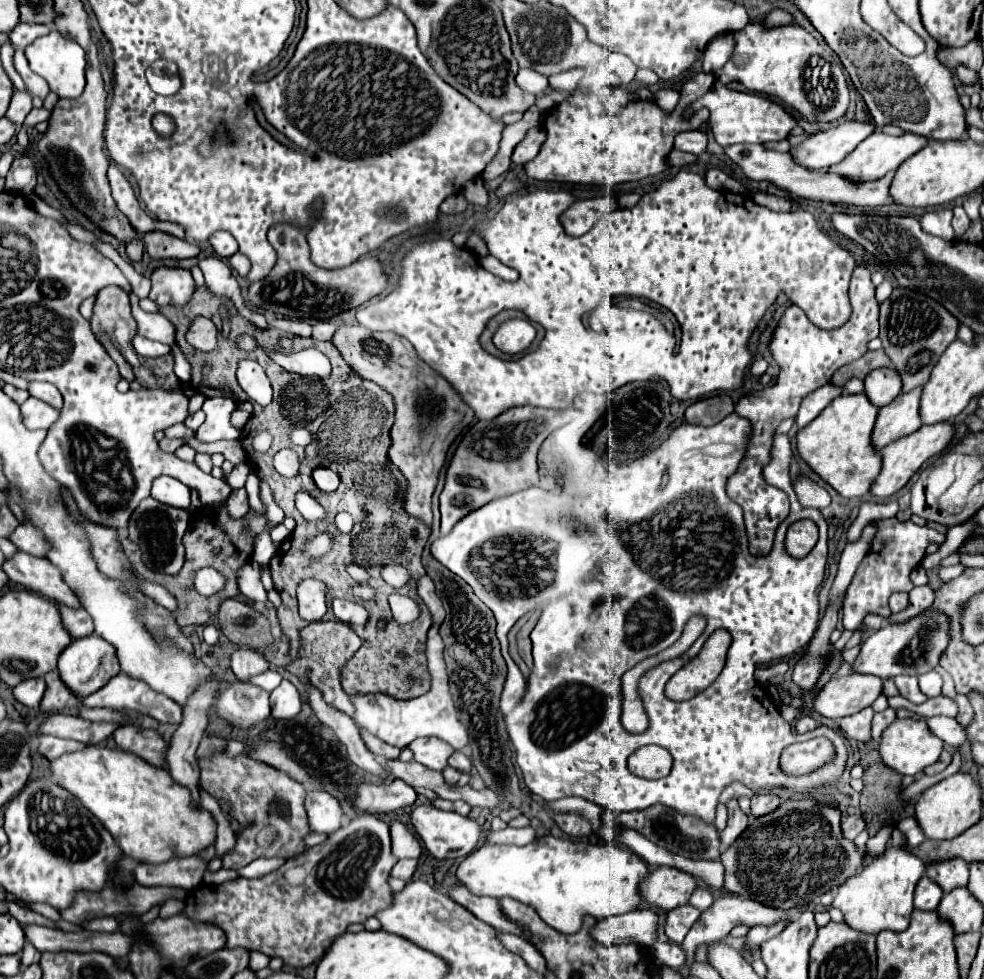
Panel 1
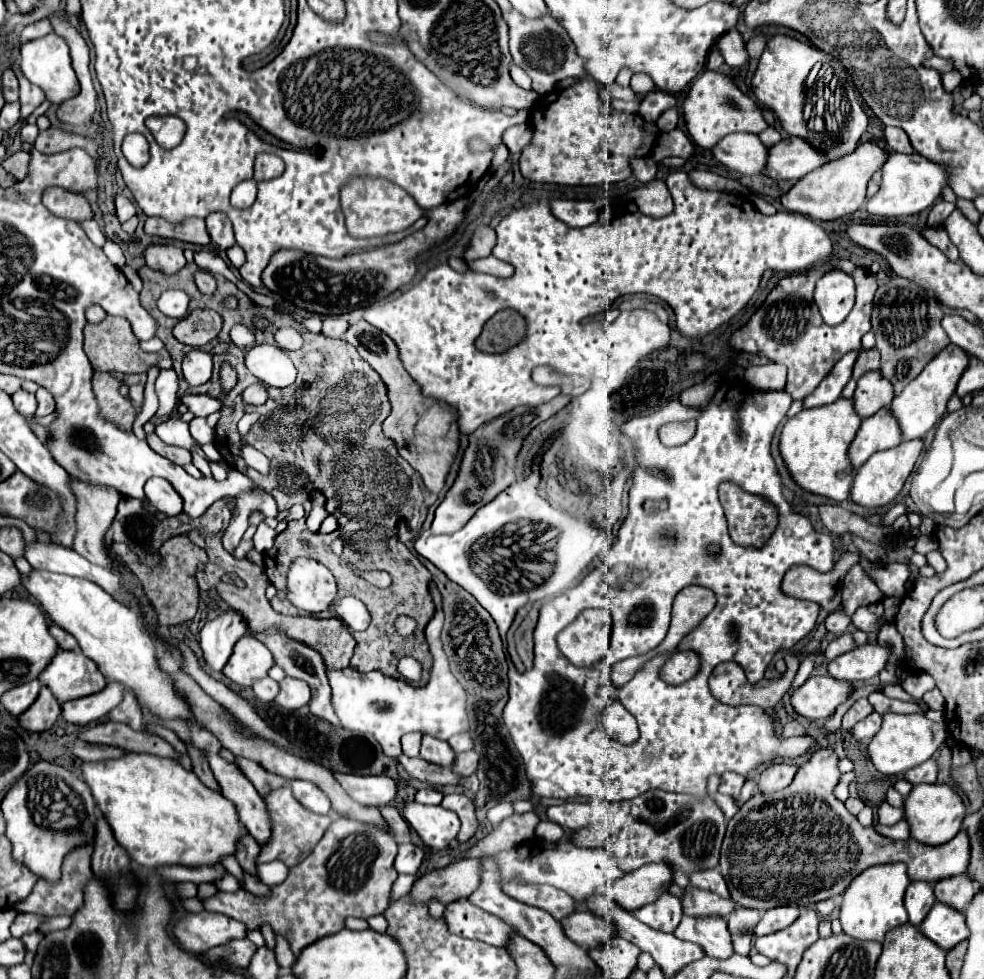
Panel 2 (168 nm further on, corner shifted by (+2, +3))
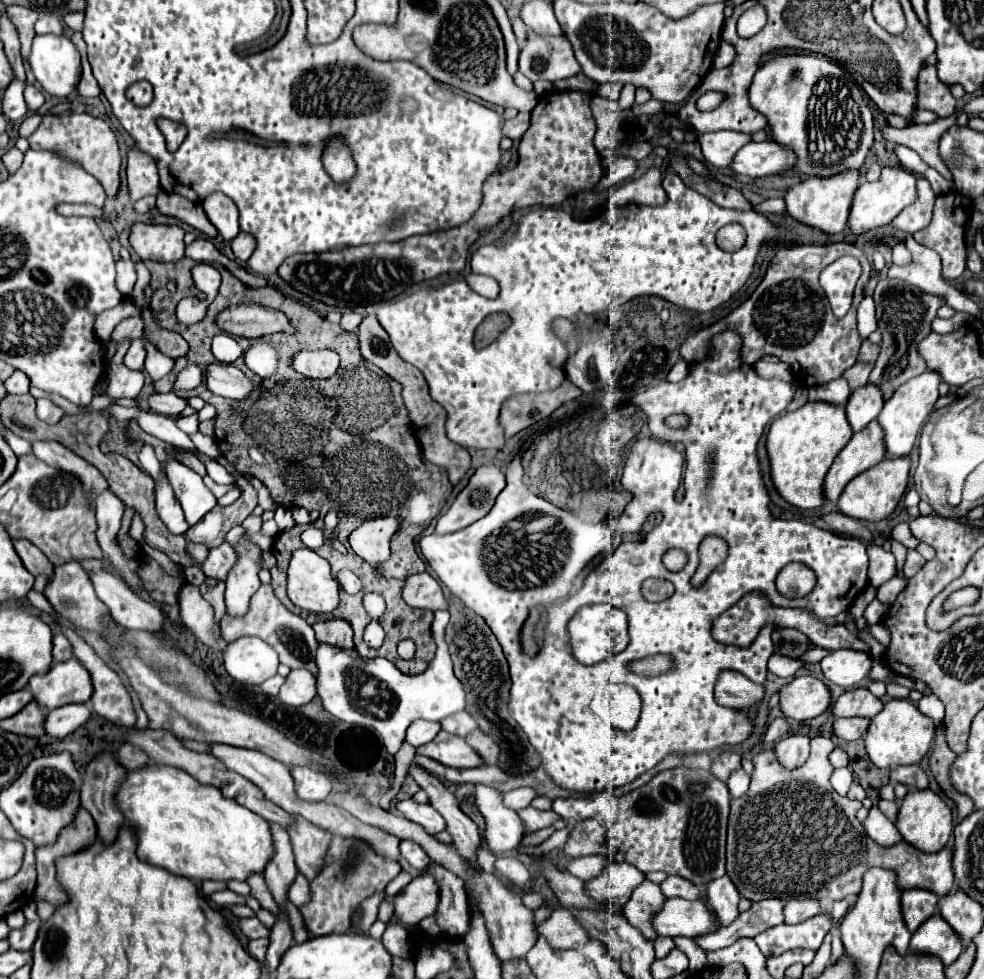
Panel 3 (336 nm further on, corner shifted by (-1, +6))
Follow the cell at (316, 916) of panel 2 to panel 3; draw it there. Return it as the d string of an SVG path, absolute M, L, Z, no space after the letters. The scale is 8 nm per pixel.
M332 835L330 847L324 855L324 867L318 877L310 881L310 901L300 909L304 925L310 937L330 935L330 933L348 933L352 923L354 909L368 897L382 893L384 887L402 871L398 861L388 861L380 857L368 841L358 837L340 837Z

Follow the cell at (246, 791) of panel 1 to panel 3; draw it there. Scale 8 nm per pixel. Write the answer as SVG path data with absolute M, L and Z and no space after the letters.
M292 815L292 825L288 825L288 835L294 849L294 859L298 871L310 881L320 871L324 863L324 853L330 845L330 833L306 821L300 815Z

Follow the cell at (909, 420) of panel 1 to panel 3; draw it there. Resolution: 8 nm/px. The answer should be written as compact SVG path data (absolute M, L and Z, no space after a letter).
M872 421L862 431L852 435L848 445L838 453L836 463L832 463L824 483L824 495L828 497L826 501L836 503L850 479L874 467L884 457L884 431L878 421Z

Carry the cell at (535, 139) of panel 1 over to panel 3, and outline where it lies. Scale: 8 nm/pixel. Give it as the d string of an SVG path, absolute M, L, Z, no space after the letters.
M518 113L512 121L506 121L502 131L512 141L520 141L520 137L528 131L528 125L530 125L530 113Z

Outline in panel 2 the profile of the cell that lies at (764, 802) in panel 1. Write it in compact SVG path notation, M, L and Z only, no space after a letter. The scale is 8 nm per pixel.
M775 762L769 768L765 768L759 776L759 792L777 792L781 788L785 788L793 776L797 772L795 764L787 764L787 762Z

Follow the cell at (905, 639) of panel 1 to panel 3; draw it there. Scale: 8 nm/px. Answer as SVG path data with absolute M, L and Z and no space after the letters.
M838 649L820 661L822 673L828 681L840 687L854 687L862 683L872 671L872 657L854 649Z

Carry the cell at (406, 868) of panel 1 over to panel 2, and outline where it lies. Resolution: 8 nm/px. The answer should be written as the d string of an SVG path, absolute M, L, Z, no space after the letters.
M399 844L399 852L395 858L395 868L401 874L417 874L423 862L423 850L415 844Z

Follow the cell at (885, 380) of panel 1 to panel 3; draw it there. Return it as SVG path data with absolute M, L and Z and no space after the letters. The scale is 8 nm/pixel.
M866 383L864 387L858 387L852 391L848 403L846 403L846 417L854 431L864 429L872 419L878 417L880 409L884 407L884 397L876 385Z

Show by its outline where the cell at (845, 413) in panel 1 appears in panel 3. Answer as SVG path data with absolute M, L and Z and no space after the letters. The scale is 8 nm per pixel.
M810 401L804 407L784 413L774 419L768 433L768 455L772 467L772 479L778 493L800 509L814 509L826 503L824 479L834 463L836 455L846 447L852 437L846 411L842 405L828 405L826 401Z

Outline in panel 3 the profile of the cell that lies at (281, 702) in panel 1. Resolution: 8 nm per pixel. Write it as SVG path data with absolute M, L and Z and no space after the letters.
M296 669L290 671L286 677L282 689L280 689L280 701L292 707L300 707L310 703L316 697L316 679L308 669Z

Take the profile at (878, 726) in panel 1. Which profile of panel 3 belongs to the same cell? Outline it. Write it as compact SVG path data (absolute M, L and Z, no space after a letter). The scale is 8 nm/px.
M836 719L834 723L834 733L844 739L844 741L856 741L860 737L864 737L864 733L868 731L868 725L870 725L870 719Z

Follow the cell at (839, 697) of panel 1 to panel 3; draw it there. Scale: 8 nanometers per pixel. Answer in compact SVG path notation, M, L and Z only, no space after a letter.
M812 675L796 677L780 689L780 707L786 717L806 721L822 715L832 703L830 689Z

